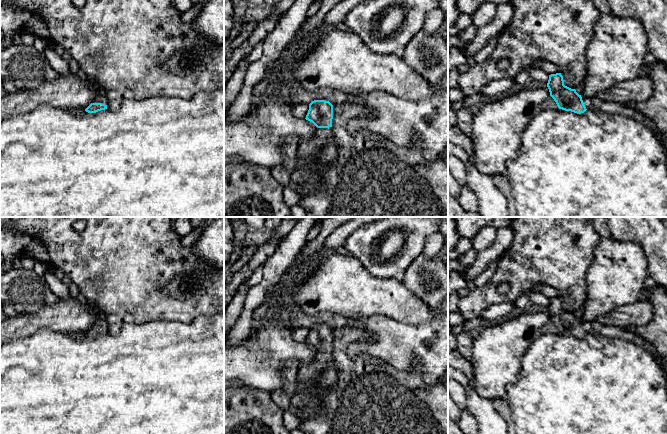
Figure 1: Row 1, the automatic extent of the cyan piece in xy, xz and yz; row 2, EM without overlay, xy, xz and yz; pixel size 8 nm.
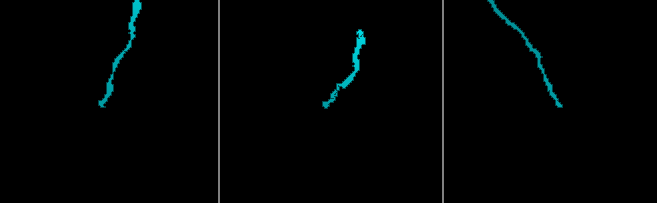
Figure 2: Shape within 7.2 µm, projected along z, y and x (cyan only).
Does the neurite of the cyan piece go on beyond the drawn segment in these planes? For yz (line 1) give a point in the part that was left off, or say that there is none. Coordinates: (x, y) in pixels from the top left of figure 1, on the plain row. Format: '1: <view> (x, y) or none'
1: yz (595, 328)

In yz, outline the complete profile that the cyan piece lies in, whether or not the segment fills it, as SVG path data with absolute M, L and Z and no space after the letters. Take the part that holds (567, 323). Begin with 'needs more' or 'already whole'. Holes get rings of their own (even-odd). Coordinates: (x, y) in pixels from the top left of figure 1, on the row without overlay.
needs more; M561 297L549 299L547 311L549 313L550 320L554 323L559 333L571 335L577 338L584 337L586 334L592 334L606 338L613 337L623 339L647 350L654 356L657 362L661 361L651 343L638 337L626 328L604 325L598 321L582 322L575 313L571 313L564 309Z

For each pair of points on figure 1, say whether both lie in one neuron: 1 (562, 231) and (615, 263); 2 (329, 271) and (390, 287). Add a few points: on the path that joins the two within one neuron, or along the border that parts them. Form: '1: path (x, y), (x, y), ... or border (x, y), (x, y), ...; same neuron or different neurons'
1: border (601, 238), (594, 247), (594, 258), (586, 272); different neurons
2: path (344, 286), (375, 287); same neuron

